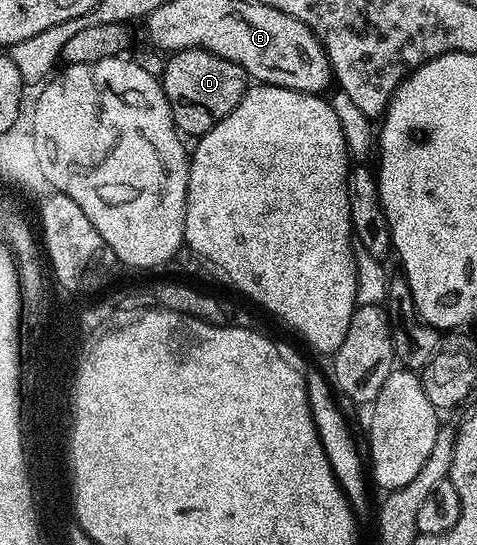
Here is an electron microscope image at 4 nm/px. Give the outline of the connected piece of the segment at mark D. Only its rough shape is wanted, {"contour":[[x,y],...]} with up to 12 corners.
{"contour":[[202,48],[167,57],[172,120],[204,136],[242,102],[250,77]]}

